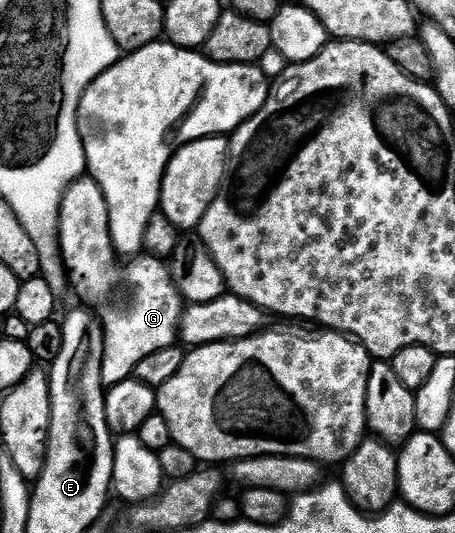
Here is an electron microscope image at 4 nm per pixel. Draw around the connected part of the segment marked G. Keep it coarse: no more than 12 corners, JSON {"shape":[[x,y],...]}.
{"shape":[[138,257],[110,323],[106,381],[174,345],[184,300],[171,268]]}

